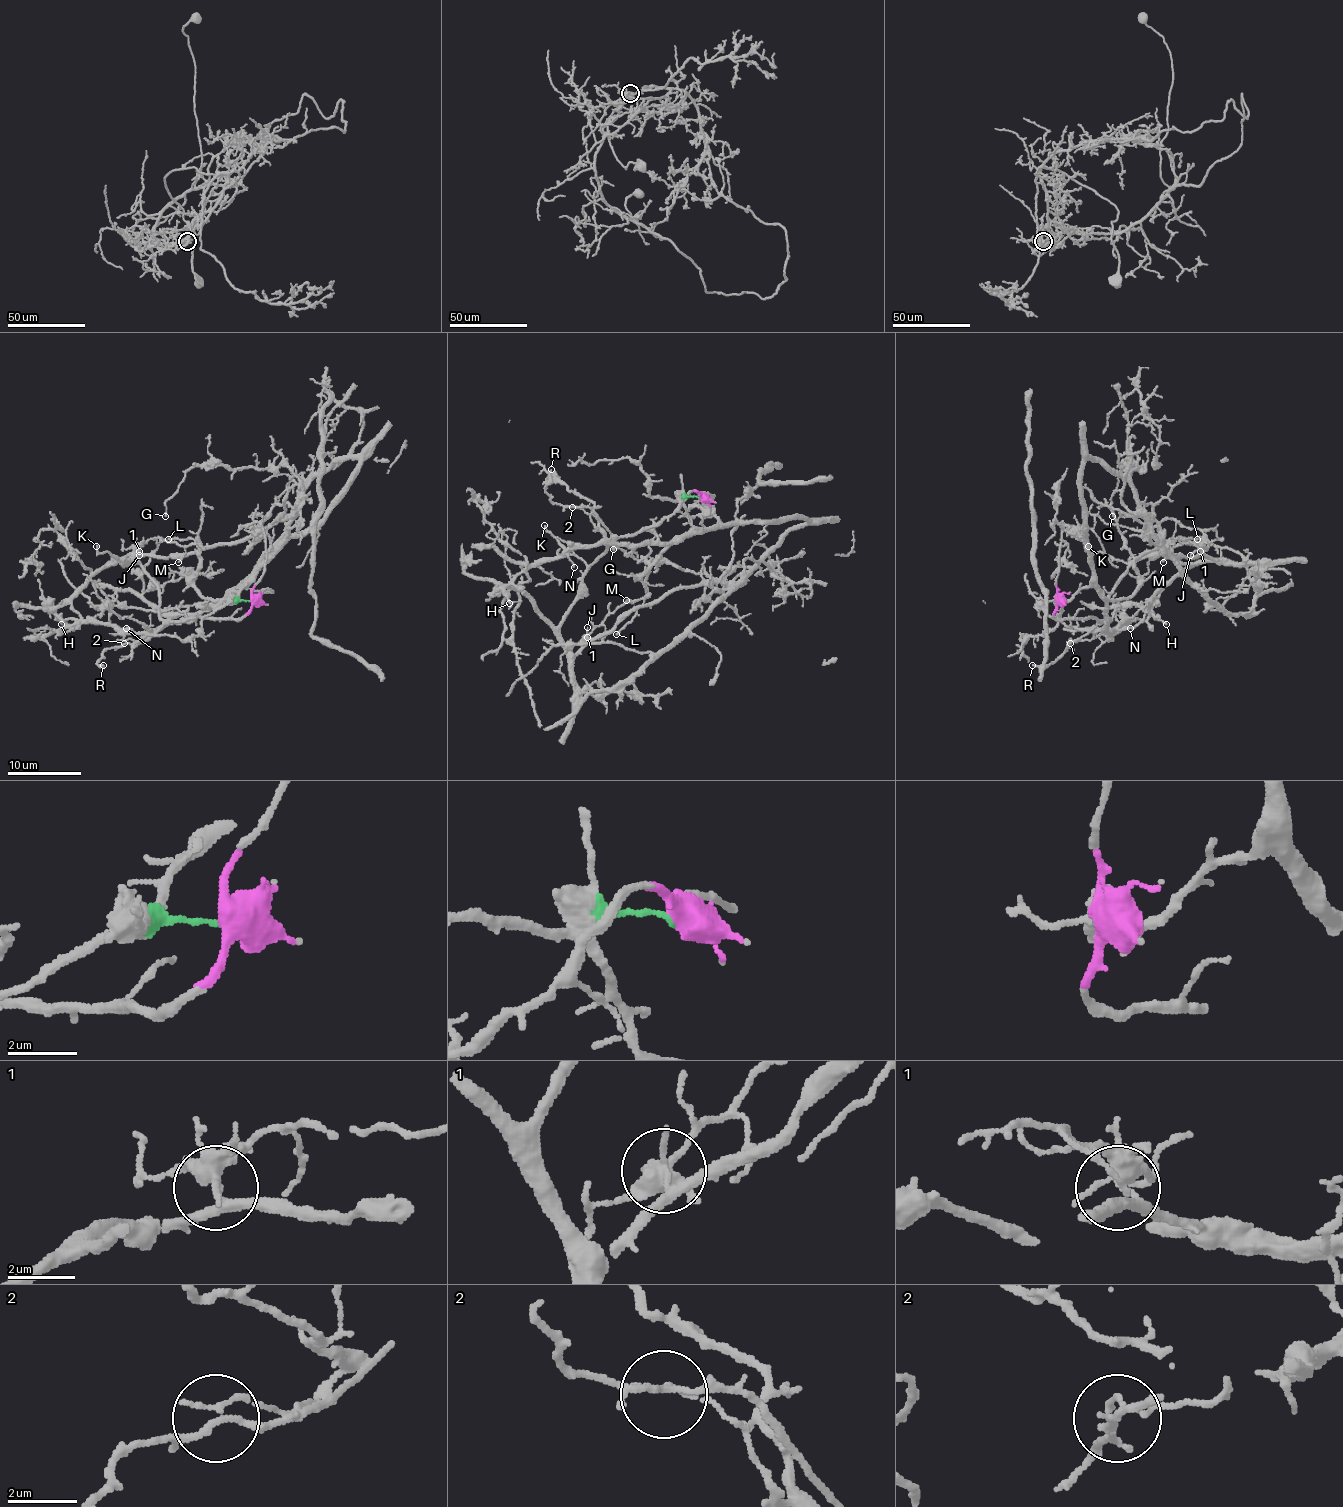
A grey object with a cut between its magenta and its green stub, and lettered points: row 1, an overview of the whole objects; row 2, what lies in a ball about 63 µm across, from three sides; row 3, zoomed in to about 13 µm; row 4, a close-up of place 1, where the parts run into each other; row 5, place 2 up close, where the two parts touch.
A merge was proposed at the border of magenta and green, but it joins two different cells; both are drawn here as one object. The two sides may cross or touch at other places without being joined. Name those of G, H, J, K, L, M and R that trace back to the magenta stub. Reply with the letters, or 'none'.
J, K, R

